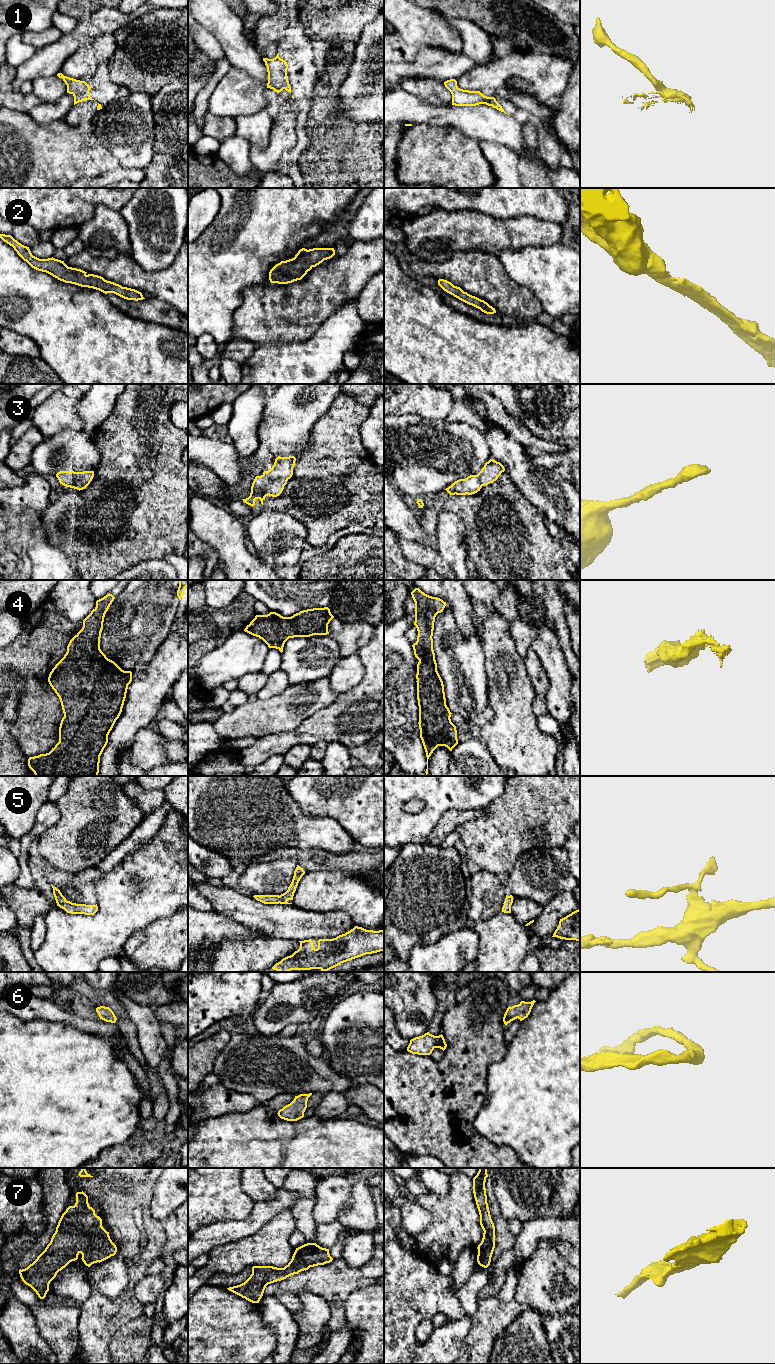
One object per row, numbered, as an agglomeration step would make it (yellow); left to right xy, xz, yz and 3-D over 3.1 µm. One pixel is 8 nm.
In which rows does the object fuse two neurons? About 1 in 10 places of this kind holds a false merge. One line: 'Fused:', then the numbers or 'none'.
Fused: none

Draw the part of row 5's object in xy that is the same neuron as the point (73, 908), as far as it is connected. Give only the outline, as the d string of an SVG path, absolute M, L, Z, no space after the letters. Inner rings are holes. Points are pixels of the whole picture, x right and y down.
M52 884L51 886L53 888L53 895L55 897L57 906L64 909L67 913L94 915L98 911L97 904L96 905L76 904L67 901L59 889L54 887Z

